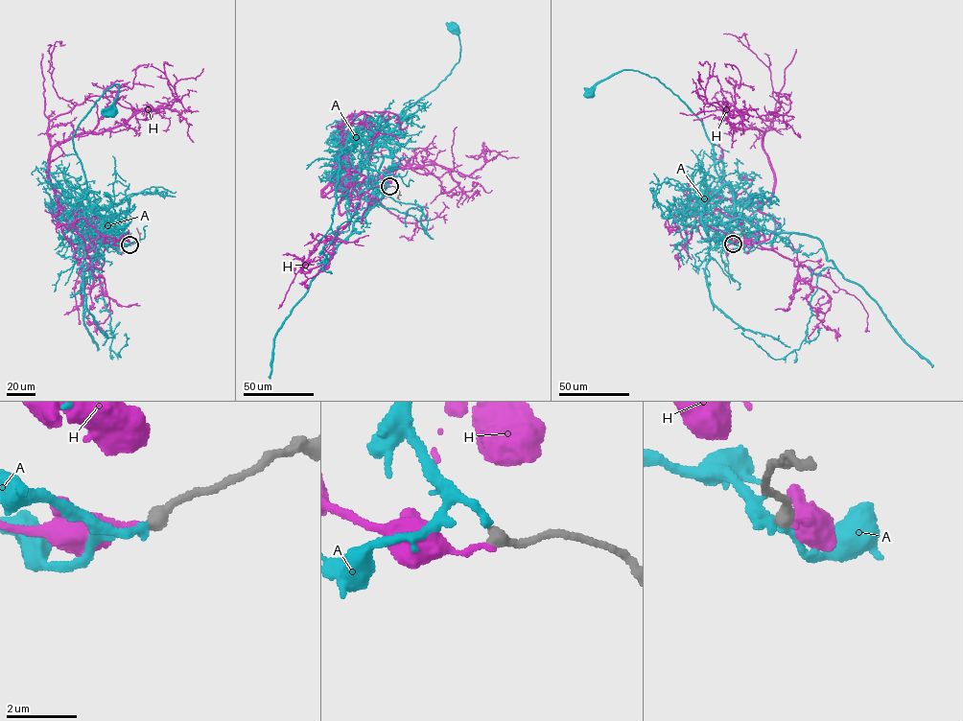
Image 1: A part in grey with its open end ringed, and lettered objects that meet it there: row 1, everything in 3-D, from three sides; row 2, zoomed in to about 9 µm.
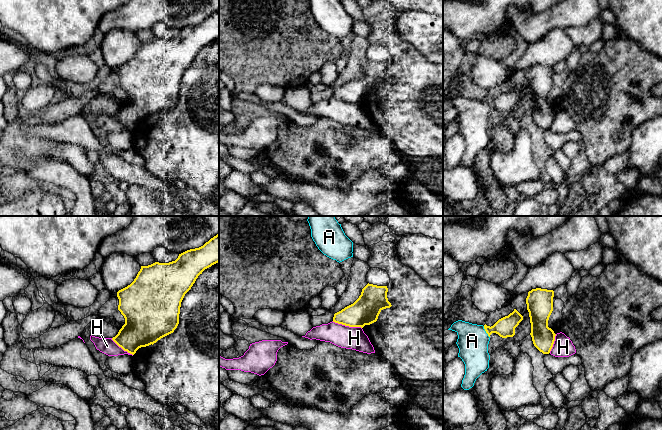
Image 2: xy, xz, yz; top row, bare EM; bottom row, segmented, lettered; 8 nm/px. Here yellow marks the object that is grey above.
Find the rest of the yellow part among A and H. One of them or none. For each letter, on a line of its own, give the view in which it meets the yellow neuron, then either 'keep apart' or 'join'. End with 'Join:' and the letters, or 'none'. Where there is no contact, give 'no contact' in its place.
A: yz | join
H: xz | keep apart
Join: A

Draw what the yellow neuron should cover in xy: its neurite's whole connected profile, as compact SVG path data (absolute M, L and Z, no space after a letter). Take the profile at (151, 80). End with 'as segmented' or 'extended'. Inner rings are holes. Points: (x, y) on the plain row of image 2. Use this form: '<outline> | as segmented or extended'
M219 10L211 14L203 22L187 26L179 30L175 37L169 39L155 38L148 42L141 42L134 57L117 68L119 75L118 86L125 94L125 100L112 116L124 127L134 131L141 123L153 121L161 114L171 110L179 100L181 78L185 70L191 65L202 48L219 38Z | as segmented

